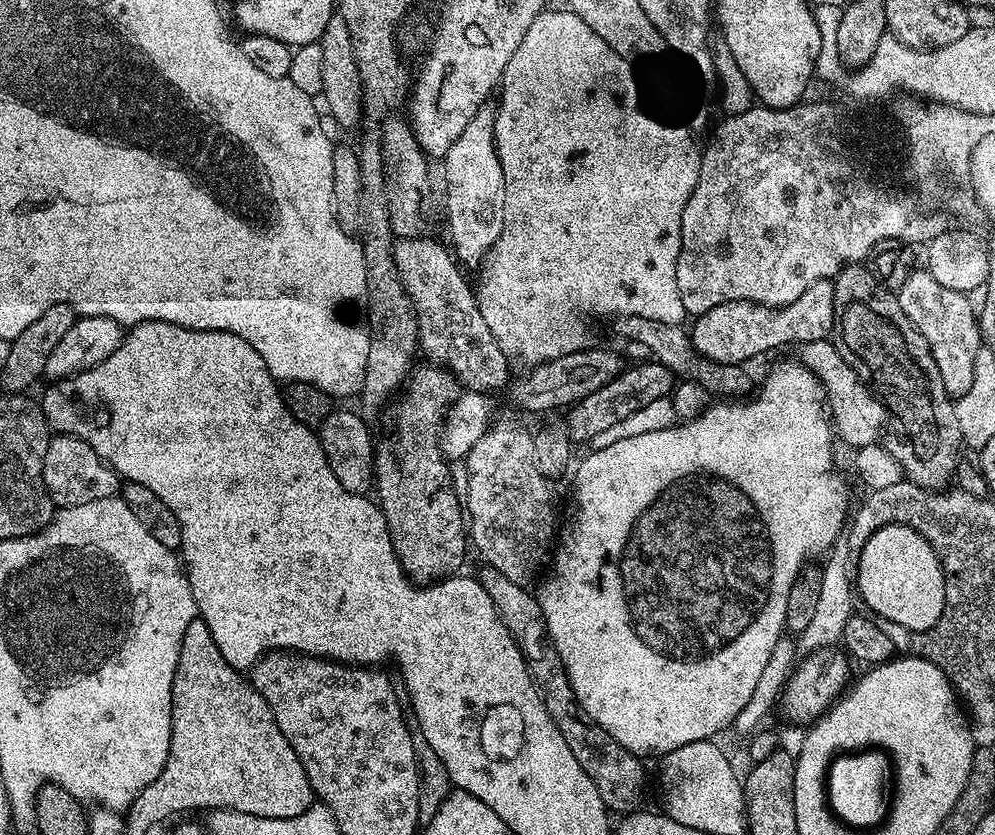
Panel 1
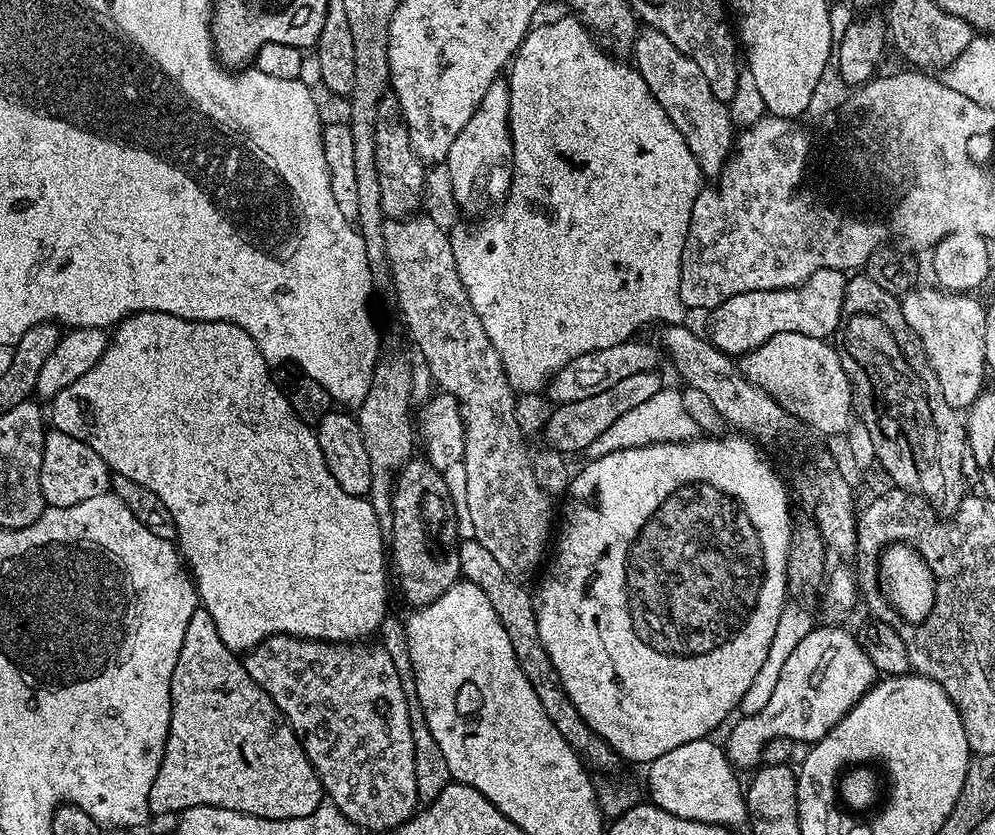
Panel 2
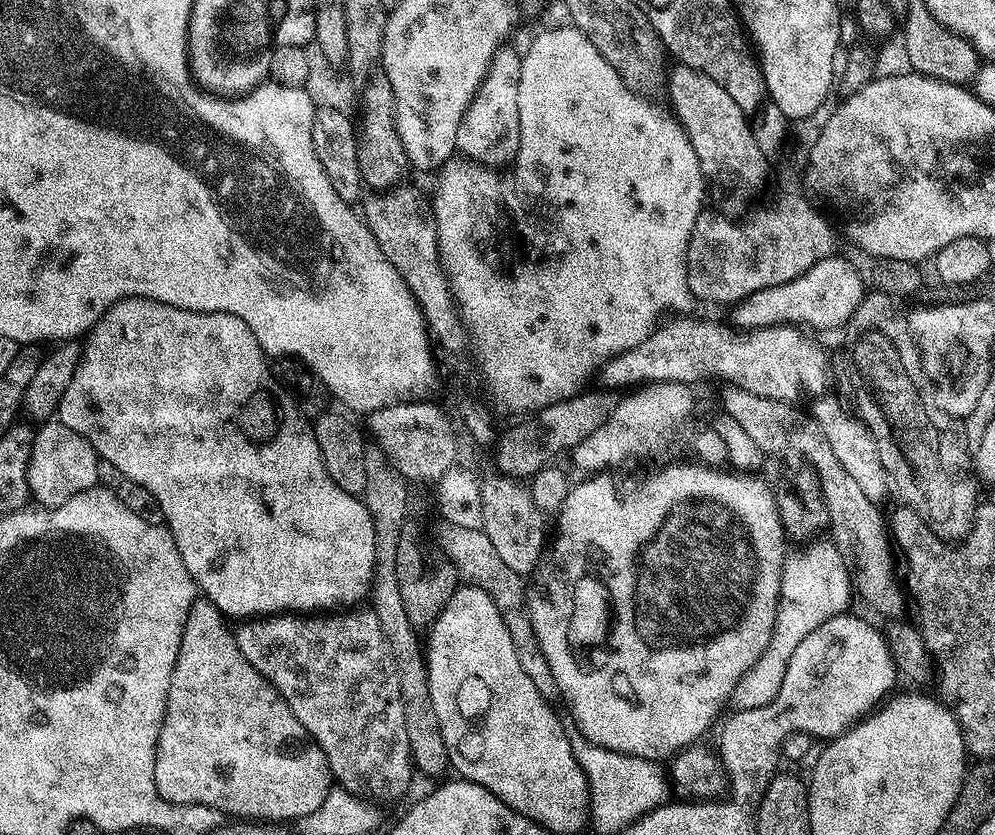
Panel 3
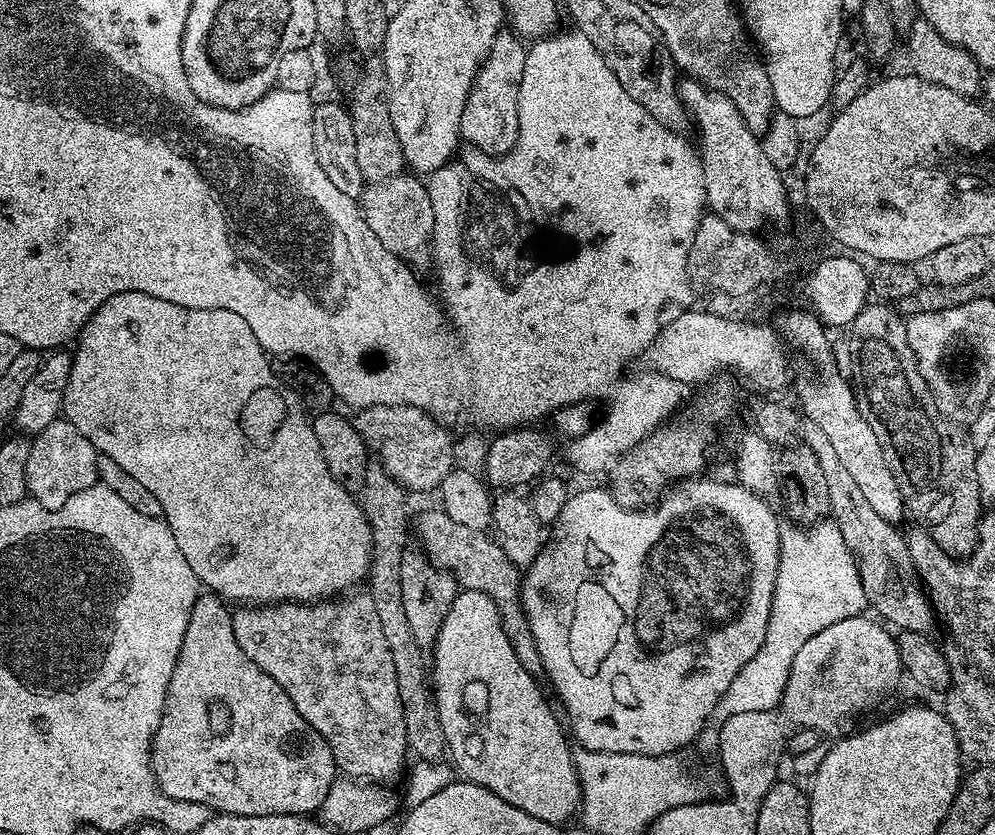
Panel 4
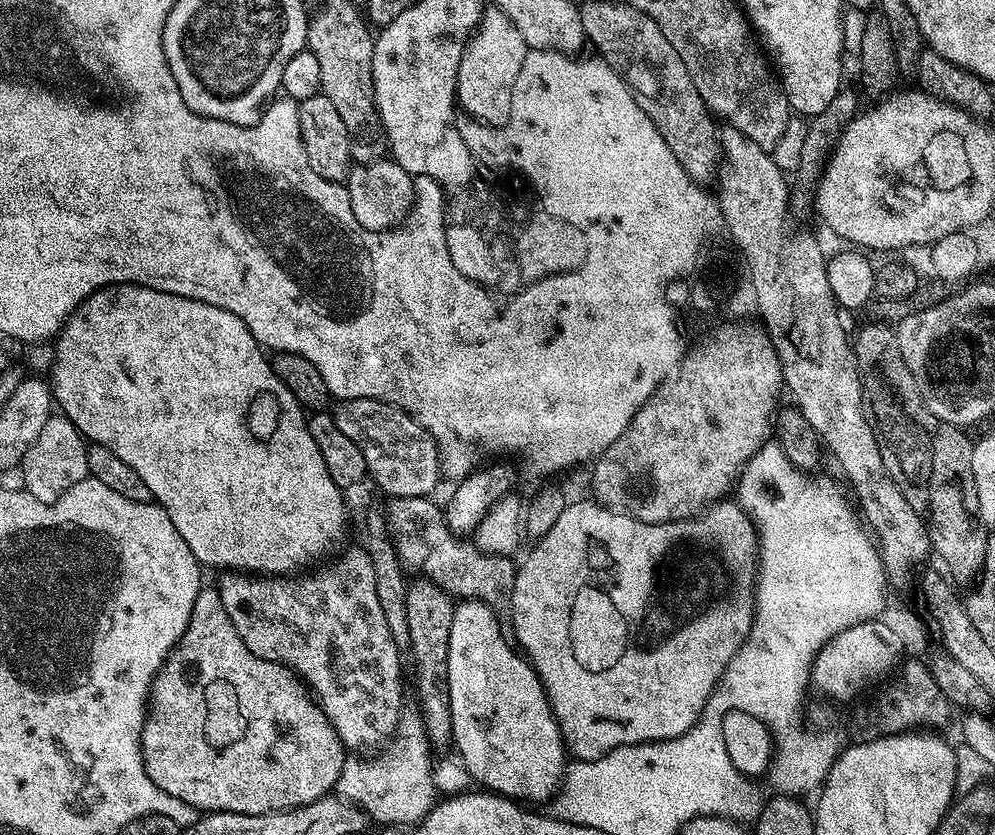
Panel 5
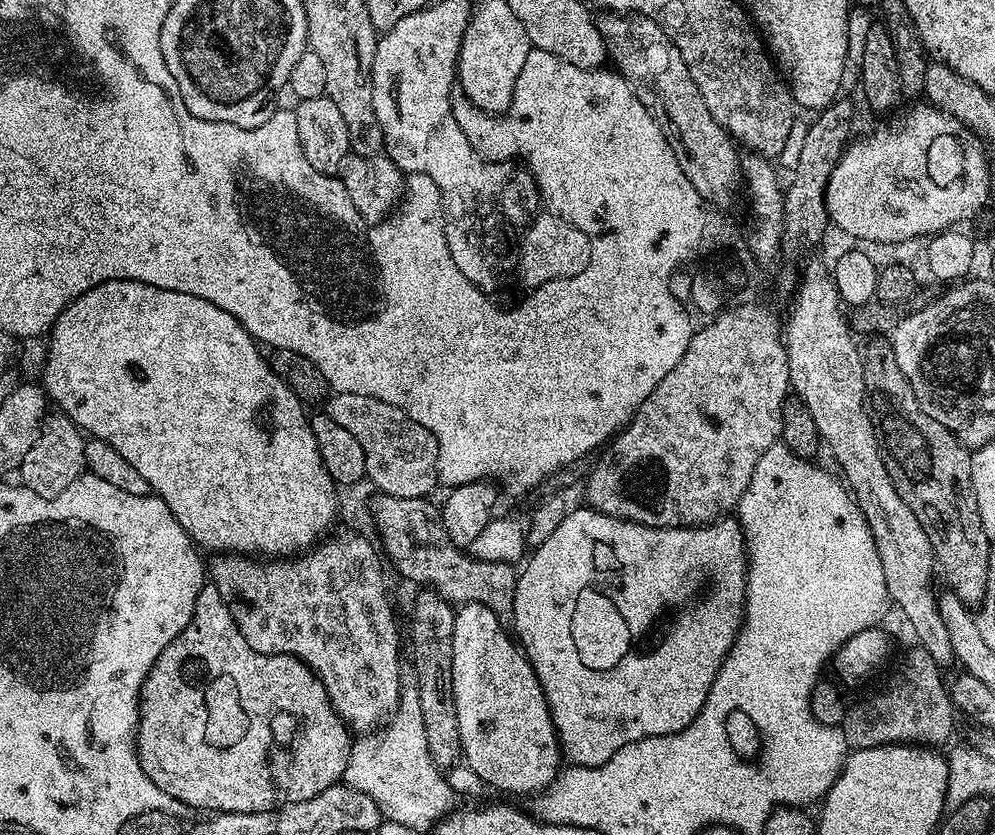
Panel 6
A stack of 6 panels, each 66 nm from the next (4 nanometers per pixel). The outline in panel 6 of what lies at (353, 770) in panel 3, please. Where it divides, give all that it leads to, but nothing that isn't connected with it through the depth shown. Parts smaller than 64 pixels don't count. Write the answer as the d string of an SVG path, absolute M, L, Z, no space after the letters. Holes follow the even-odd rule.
M351 530L343 531L337 536L329 535L327 538L321 539L315 546L301 551L291 558L268 558L261 562L256 558L237 558L232 554L217 555L213 559L216 561L210 564L210 582L216 587L218 594L222 594L222 602L226 602L242 638L246 638L246 642L255 652L267 656L296 656L299 660L304 661L312 669L315 679L324 683L324 687L328 690L328 700L340 715L340 719L350 726L353 733L367 734L381 727L396 711L400 701L400 673L402 671L400 636L396 633L396 622L392 618L392 608L388 605L388 598L384 594L384 574L380 570L382 558L378 553L377 545L367 536L360 536L359 533Z

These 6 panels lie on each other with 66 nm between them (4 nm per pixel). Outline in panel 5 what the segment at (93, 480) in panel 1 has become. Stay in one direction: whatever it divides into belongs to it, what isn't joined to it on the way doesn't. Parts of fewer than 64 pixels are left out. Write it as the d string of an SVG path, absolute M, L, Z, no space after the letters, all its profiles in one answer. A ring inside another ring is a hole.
M53 414L42 426L42 434L34 438L34 446L24 455L22 469L24 468L23 487L38 502L52 504L62 494L66 494L78 482L89 479L88 474L88 444L80 431L70 423L62 414Z

